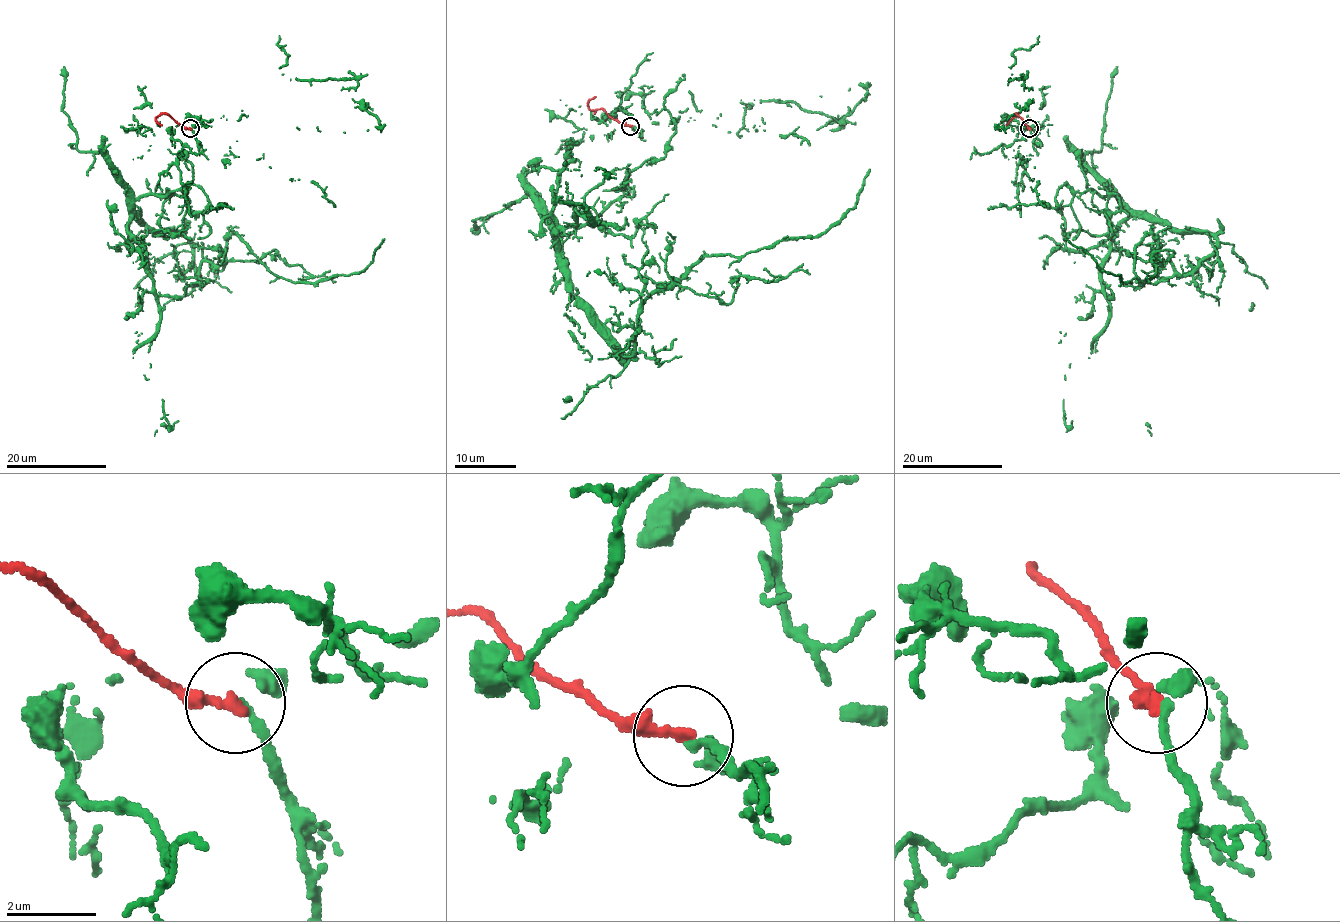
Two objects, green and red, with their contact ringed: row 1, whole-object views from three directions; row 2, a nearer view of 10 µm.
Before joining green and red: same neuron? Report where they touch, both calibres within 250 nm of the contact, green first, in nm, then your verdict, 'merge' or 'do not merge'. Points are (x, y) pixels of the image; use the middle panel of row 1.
place (630, 126); calibres 130 and 280 nm; do not merge

